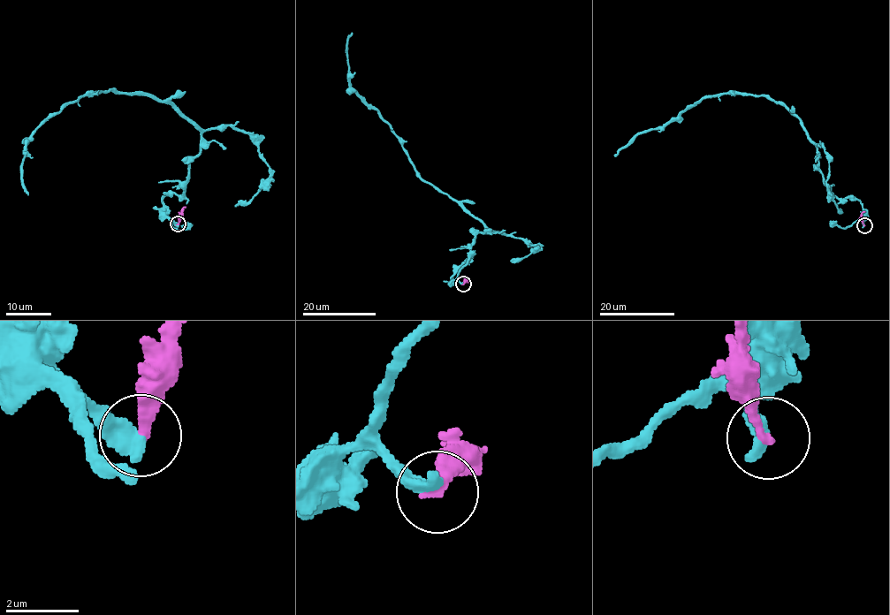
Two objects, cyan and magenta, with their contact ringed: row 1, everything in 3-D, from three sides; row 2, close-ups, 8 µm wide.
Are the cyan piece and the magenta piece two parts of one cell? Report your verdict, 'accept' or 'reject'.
reject

